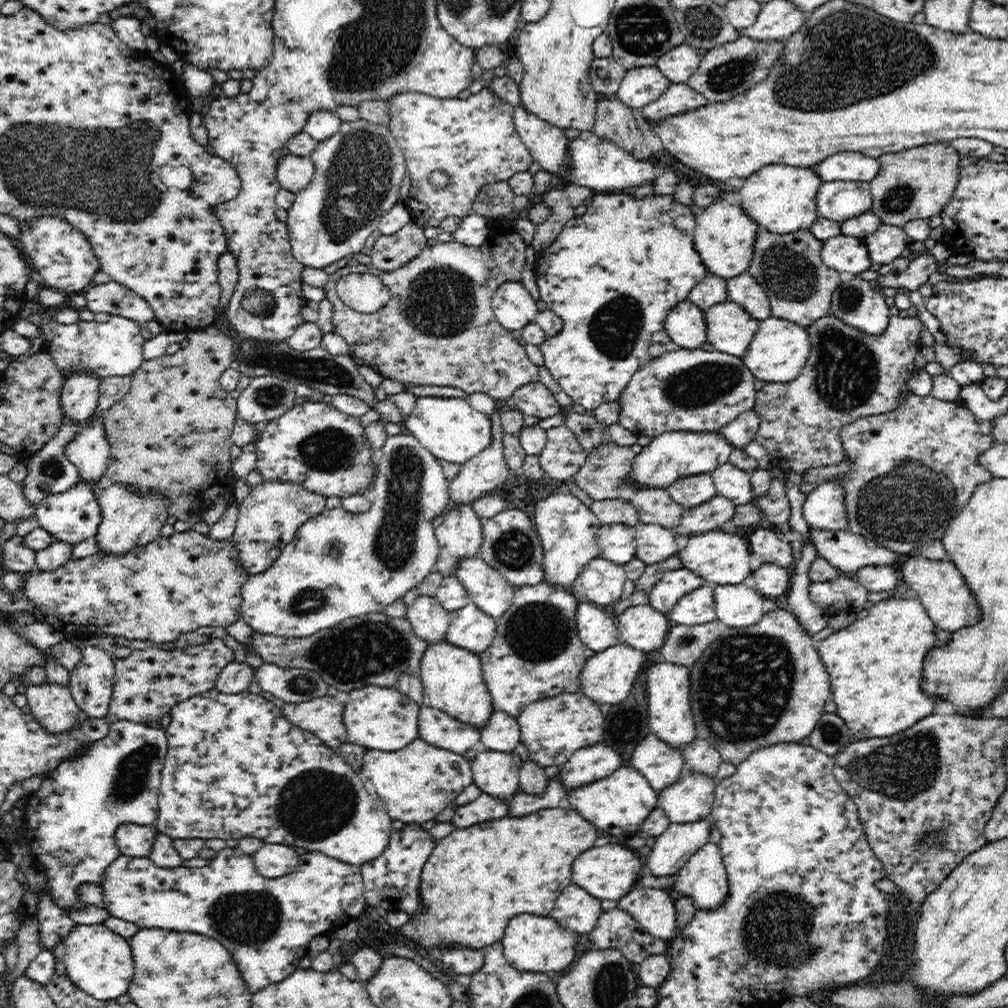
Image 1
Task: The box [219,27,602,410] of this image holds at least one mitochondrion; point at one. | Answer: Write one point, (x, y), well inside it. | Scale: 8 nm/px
(360, 175)

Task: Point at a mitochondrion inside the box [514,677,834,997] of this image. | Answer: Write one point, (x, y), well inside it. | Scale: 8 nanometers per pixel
(776, 932)

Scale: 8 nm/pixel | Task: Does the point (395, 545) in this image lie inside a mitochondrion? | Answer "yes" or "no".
yes

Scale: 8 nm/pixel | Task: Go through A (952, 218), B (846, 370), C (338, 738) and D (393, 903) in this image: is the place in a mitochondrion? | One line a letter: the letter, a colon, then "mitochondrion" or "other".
A: other
B: mitochondrion
C: other
D: other

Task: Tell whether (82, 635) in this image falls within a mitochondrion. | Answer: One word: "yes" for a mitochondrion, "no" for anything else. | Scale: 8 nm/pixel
no

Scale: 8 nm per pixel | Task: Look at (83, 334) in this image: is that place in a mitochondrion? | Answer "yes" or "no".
no

